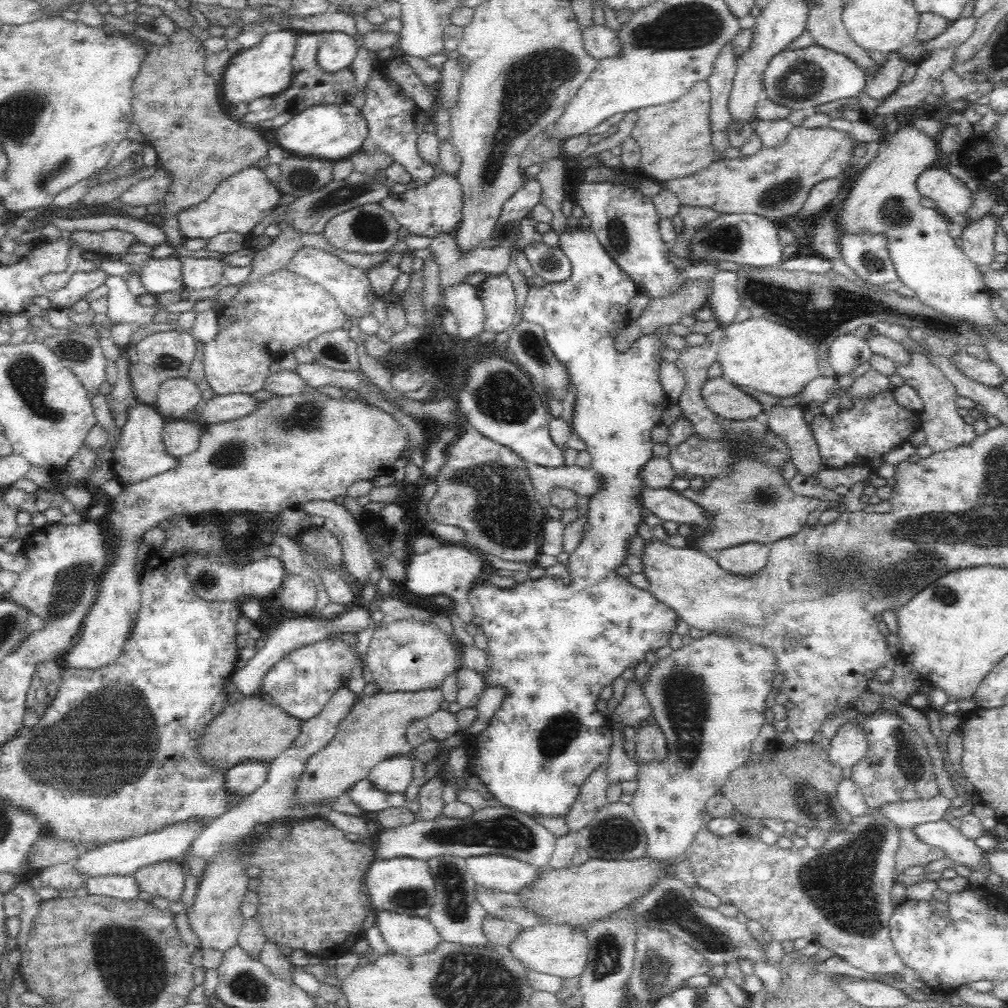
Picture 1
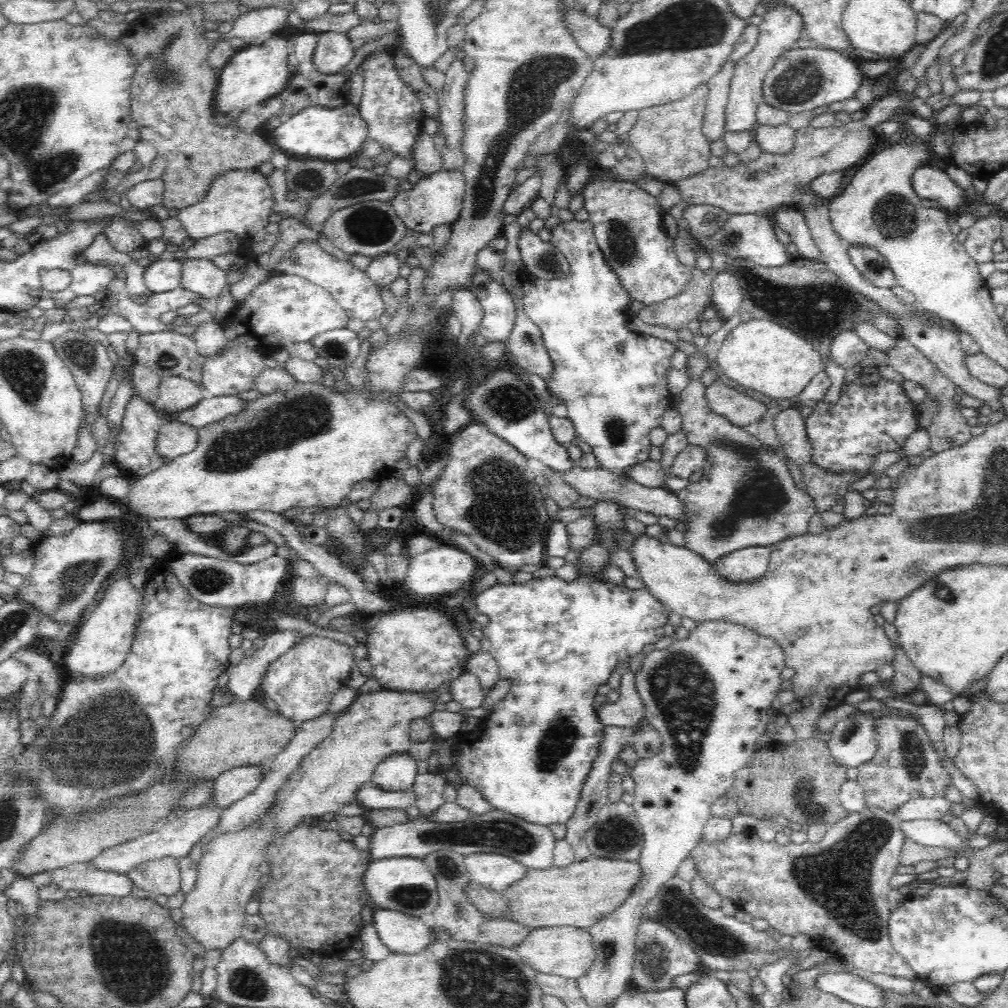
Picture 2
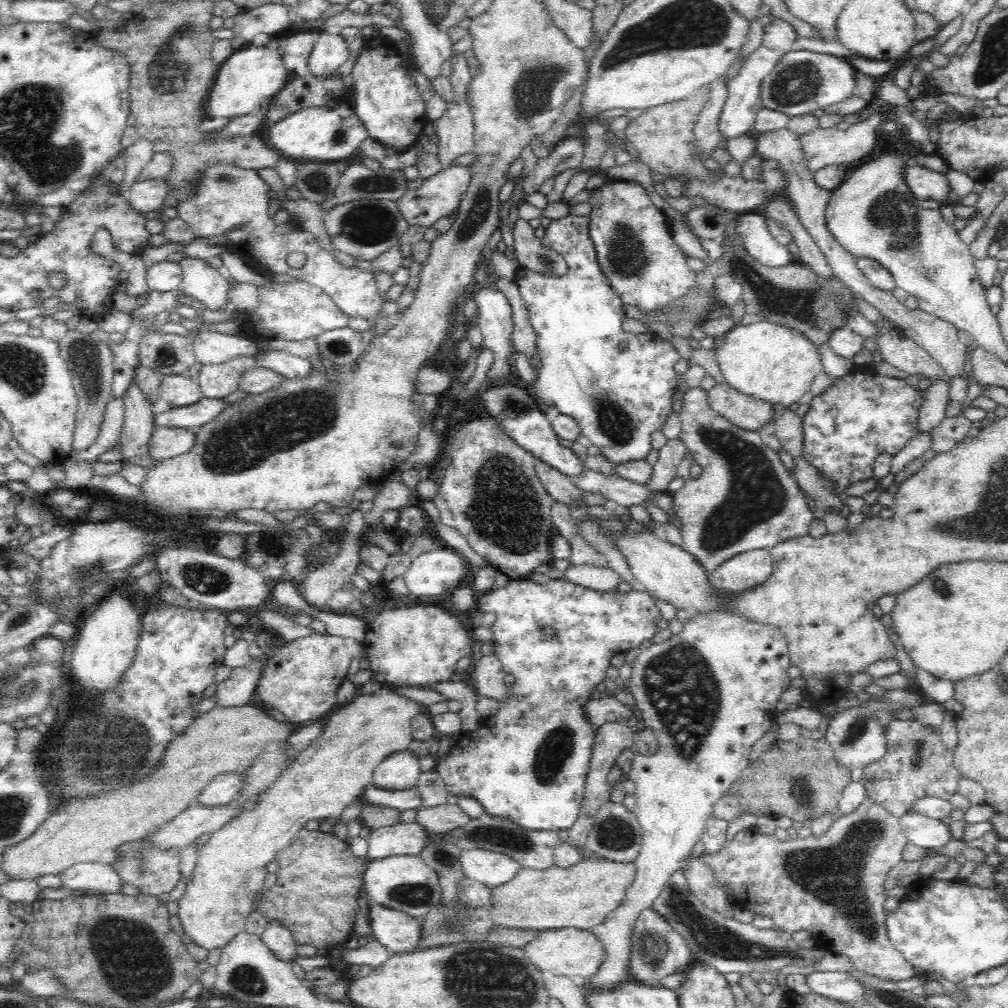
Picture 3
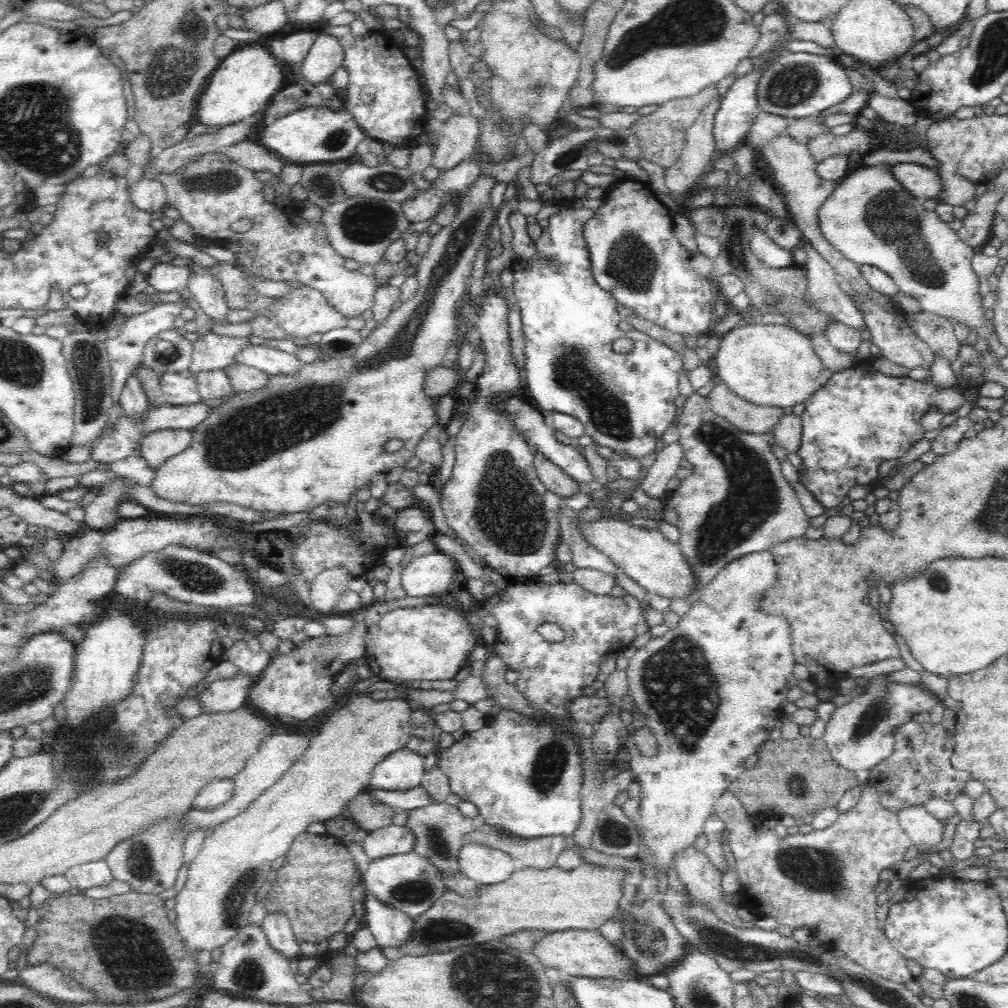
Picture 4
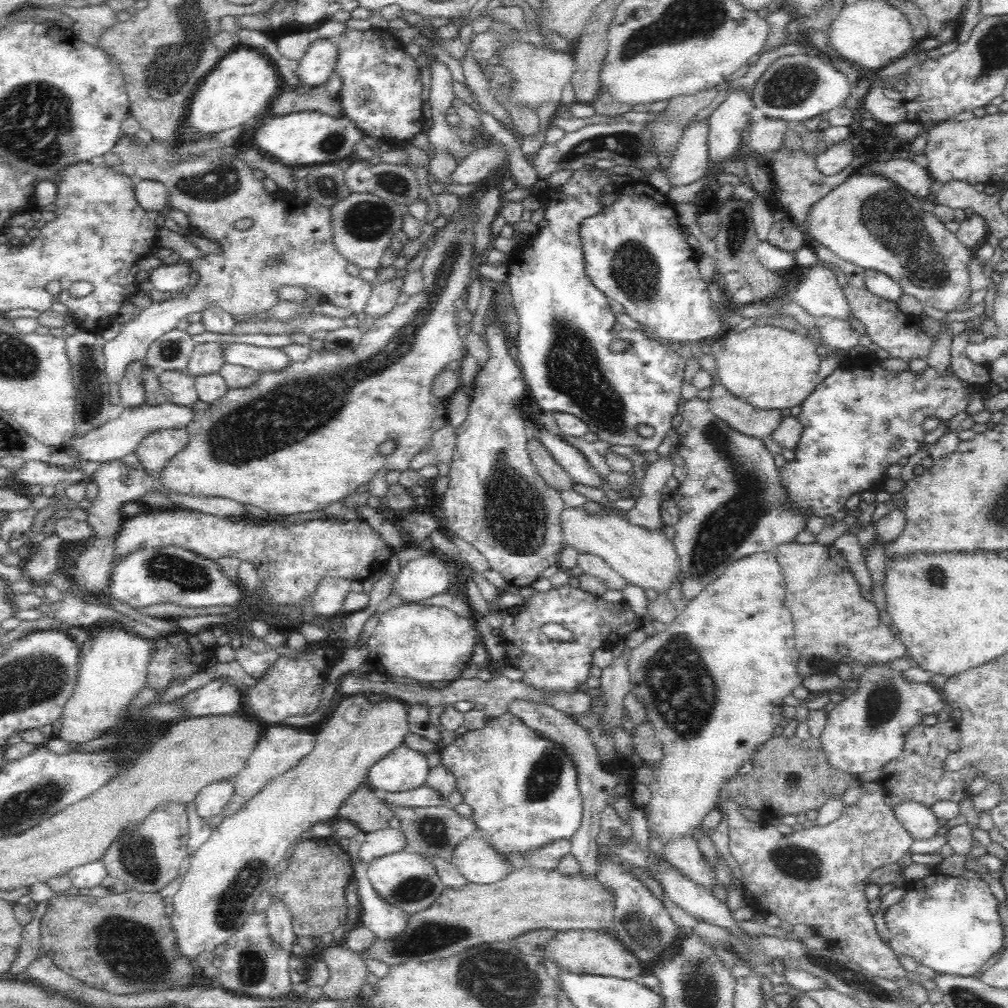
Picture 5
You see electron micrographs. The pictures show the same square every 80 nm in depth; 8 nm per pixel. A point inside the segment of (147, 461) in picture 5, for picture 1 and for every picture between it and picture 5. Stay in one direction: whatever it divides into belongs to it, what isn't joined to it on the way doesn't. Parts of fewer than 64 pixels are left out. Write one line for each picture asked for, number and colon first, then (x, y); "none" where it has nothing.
1: (181, 437)
2: (175, 438)
3: (167, 442)
4: (158, 446)

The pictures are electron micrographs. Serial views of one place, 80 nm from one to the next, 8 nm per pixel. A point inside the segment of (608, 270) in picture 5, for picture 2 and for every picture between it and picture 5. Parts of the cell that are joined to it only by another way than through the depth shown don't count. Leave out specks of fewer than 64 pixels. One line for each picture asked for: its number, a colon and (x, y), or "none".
2: (627, 222)
3: (632, 237)
4: (634, 254)

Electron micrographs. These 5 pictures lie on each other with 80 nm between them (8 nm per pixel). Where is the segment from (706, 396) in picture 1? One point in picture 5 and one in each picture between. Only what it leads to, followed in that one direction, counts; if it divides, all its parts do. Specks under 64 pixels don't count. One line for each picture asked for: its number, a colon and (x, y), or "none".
2: (736, 407)
3: (748, 413)
4: (756, 418)
5: (761, 422)

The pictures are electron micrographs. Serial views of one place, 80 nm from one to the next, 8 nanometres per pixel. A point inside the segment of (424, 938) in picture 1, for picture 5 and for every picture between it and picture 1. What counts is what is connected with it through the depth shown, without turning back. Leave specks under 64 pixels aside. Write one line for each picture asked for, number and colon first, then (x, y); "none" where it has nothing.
2: (402, 934)
3: (400, 933)
4: (392, 928)
5: (387, 922)

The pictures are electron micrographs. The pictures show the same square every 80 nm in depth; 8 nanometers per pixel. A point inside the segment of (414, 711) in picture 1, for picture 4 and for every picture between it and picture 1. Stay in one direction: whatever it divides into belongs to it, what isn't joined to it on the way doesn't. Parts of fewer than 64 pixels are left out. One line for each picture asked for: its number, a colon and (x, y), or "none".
2: (376, 726)
3: (331, 773)
4: (221, 886)

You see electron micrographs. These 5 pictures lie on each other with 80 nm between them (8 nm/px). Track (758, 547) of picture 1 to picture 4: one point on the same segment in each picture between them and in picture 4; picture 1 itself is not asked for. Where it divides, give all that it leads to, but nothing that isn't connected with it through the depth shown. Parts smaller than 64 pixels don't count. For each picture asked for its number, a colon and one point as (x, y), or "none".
2: (746, 565)
3: (743, 571)
4: (711, 689)

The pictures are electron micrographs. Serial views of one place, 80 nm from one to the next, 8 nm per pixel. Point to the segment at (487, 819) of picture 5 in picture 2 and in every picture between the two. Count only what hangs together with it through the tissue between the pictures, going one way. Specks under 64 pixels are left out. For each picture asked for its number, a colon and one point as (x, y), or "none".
2: (557, 642)
3: (529, 763)
4: (524, 773)

